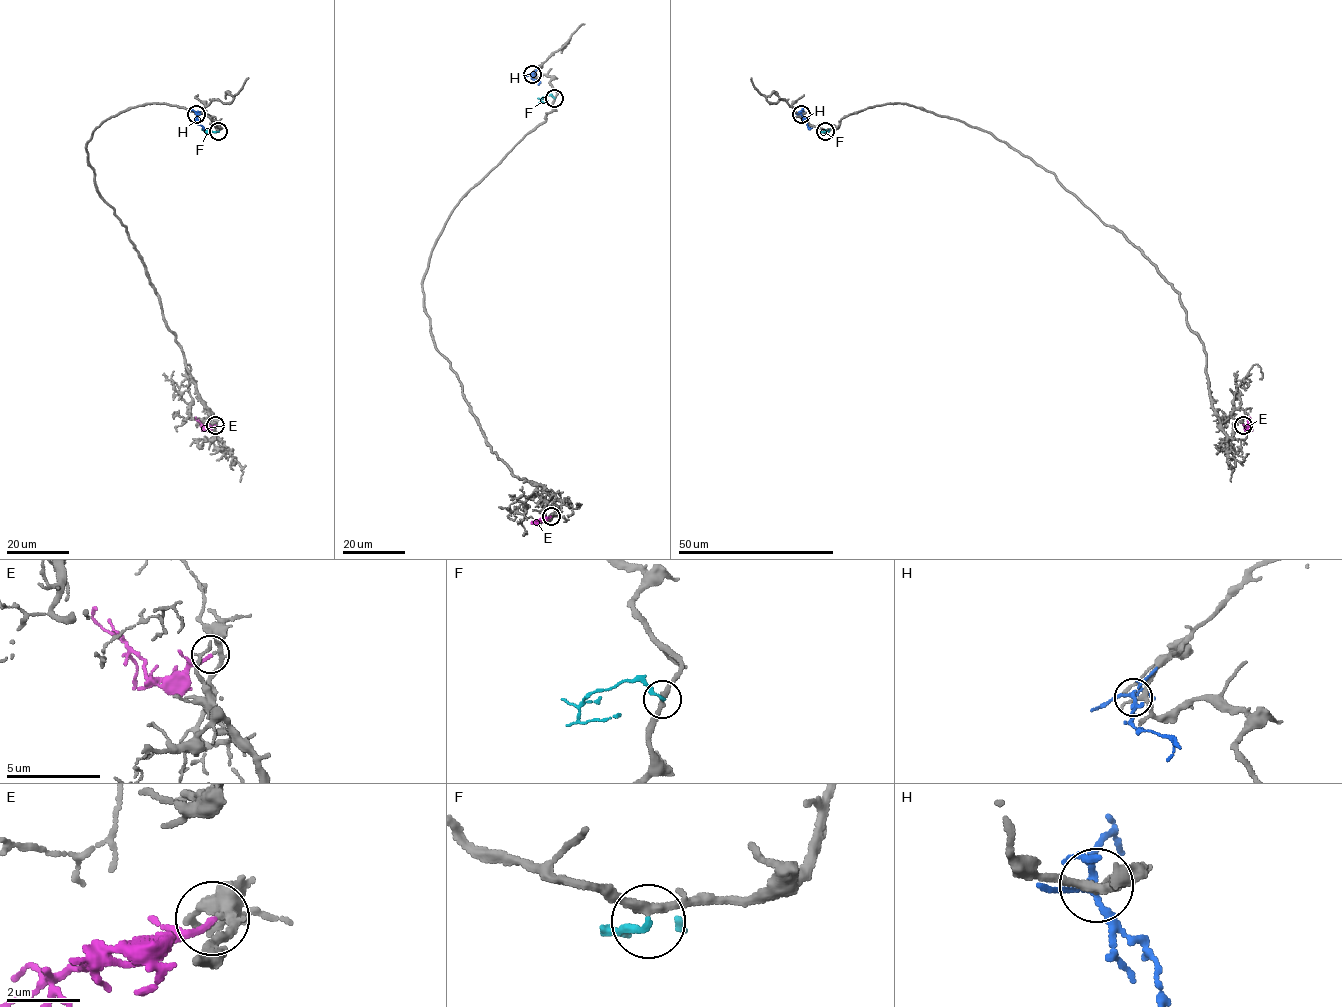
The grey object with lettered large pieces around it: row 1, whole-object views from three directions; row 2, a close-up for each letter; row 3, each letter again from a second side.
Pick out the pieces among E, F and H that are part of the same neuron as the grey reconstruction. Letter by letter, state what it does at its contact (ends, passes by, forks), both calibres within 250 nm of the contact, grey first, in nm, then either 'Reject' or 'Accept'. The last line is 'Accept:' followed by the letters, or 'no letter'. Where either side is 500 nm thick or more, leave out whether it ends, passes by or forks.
E: It ends there. Thickness 240 nm (grey) against 180 nm. Reject
F: It ends there. Thickness 240 nm (grey) against 180 nm. Accept
H: It forks there. Thickness 170 nm (grey) against 170 nm. Reject
Accept: F

